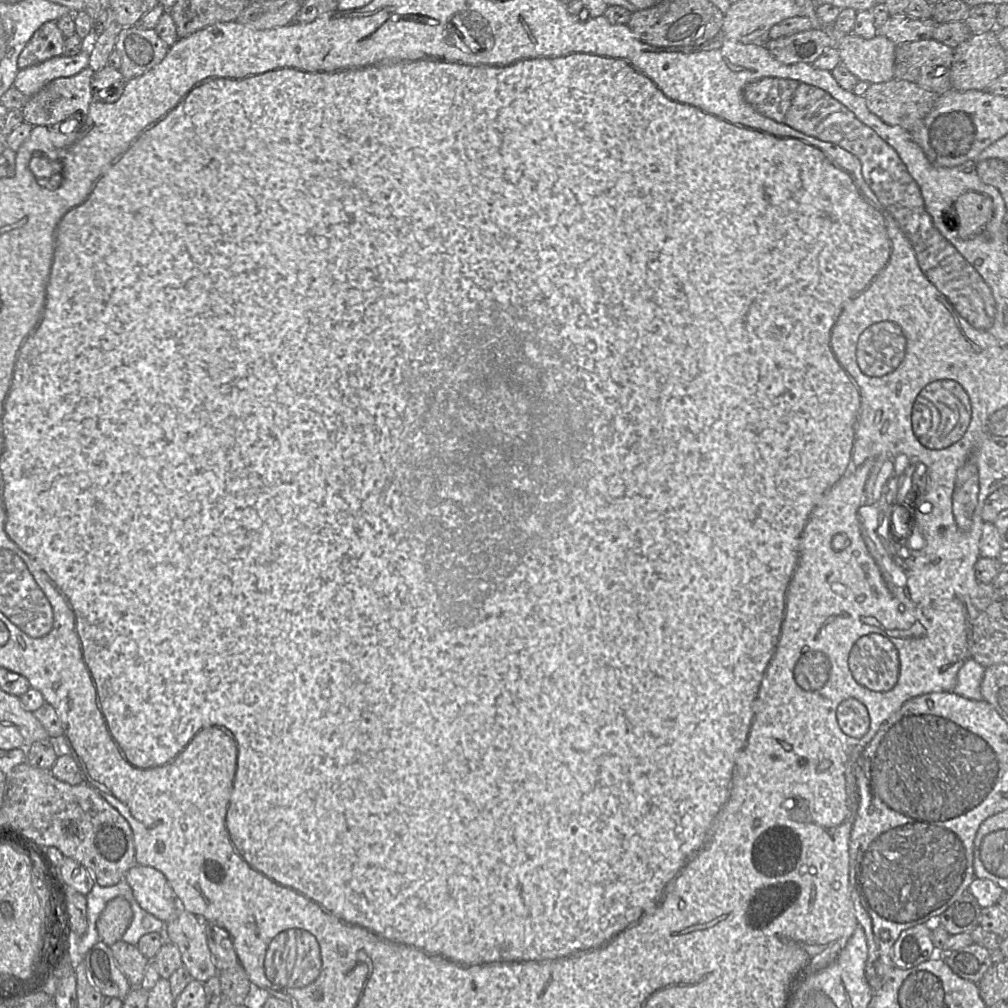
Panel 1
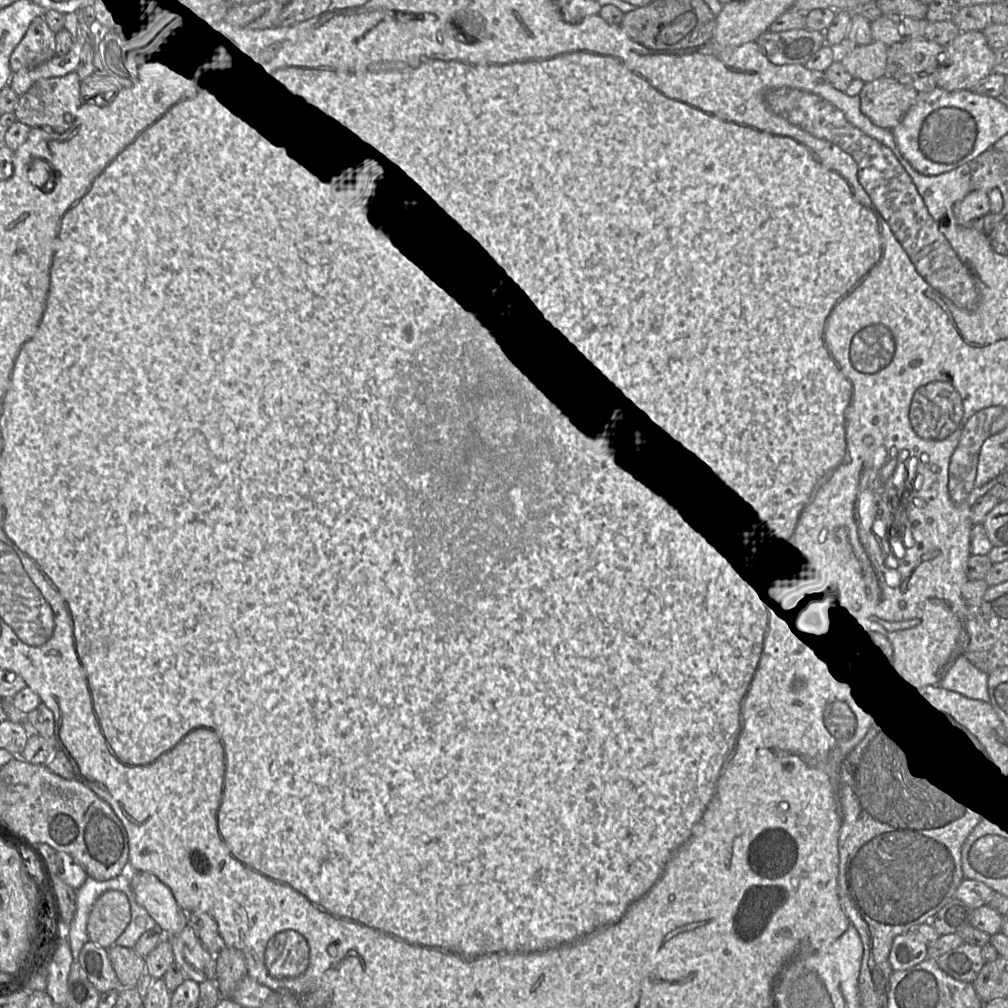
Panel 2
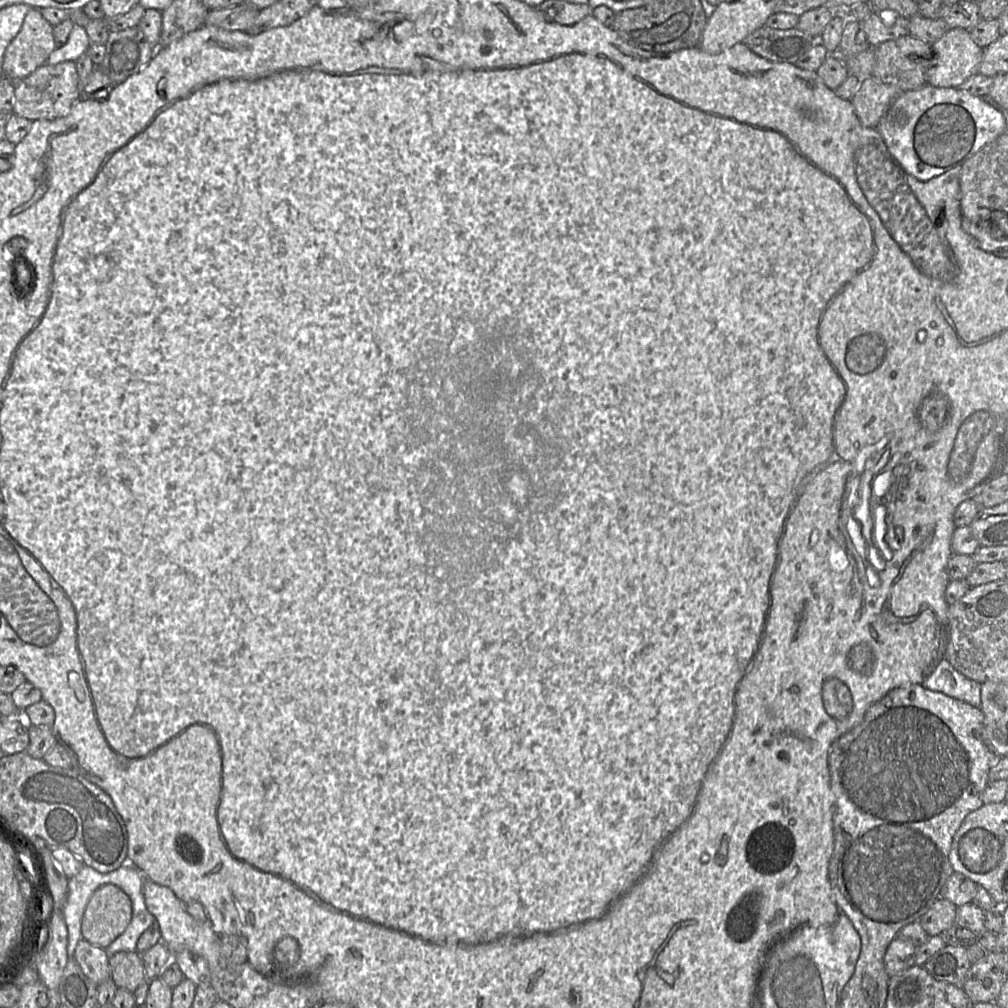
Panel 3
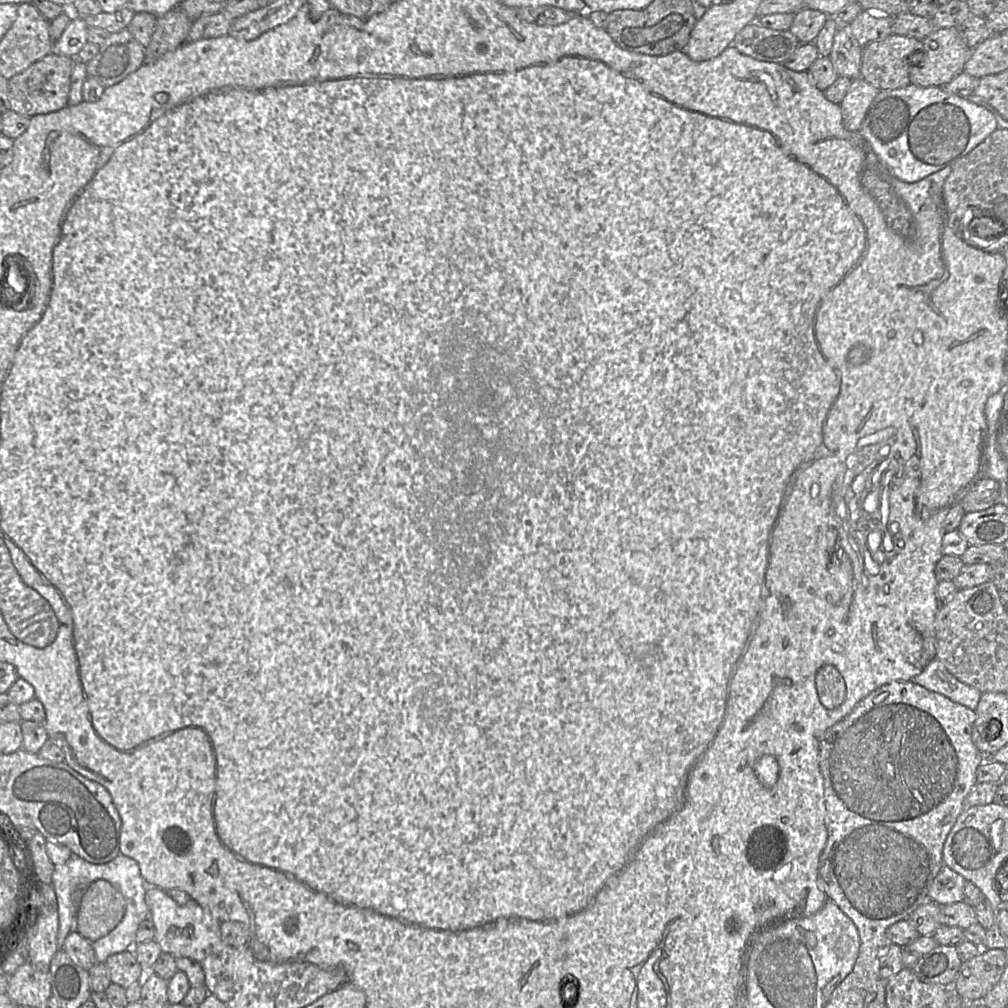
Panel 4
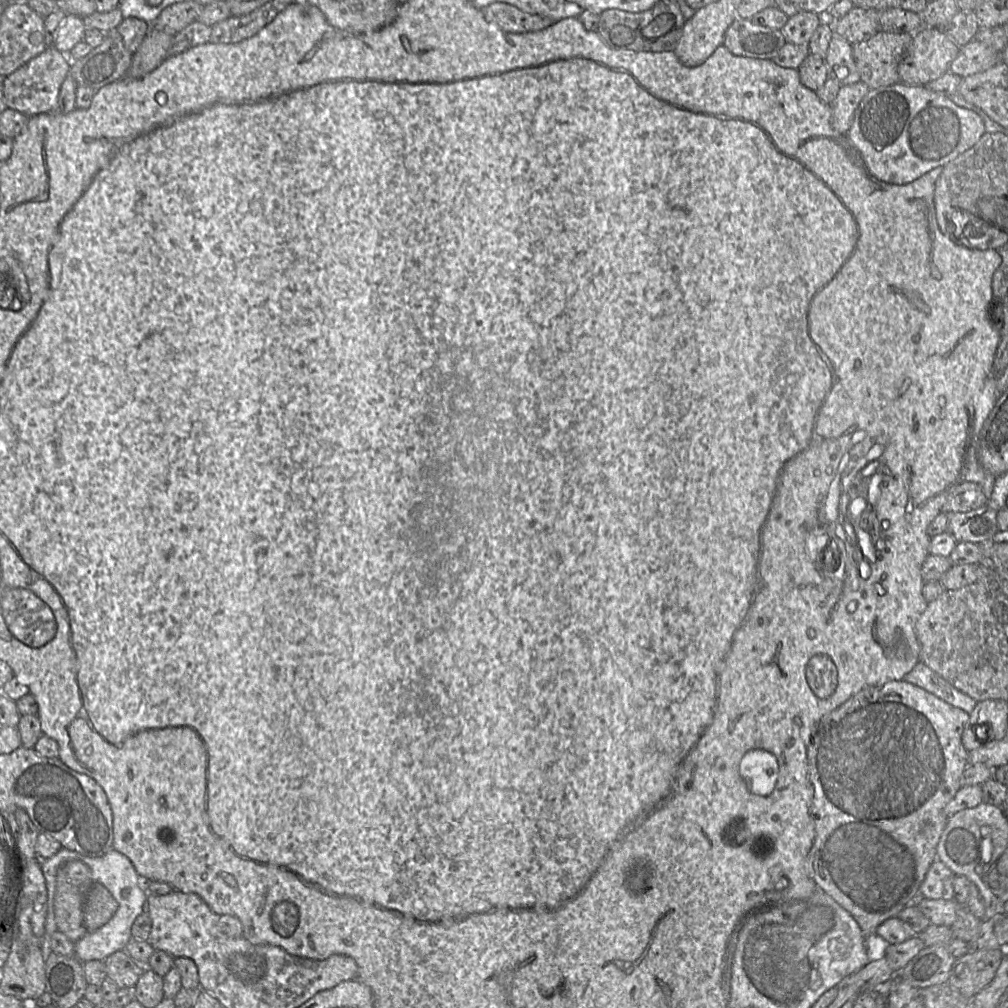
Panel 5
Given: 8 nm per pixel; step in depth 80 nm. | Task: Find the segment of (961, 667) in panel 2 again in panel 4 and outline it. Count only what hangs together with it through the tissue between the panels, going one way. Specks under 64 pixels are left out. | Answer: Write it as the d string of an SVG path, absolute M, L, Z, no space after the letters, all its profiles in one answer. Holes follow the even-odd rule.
M934 658L923 671L911 679L924 688L942 694L952 700L975 711L982 693L954 677L944 664Z

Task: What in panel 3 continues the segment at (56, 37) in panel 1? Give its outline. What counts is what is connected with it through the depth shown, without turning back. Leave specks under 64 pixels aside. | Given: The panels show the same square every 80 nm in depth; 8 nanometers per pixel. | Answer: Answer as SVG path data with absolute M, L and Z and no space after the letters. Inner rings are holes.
M31 7L19 33L5 50L4 77L19 81L44 65L56 48L53 28L39 9Z

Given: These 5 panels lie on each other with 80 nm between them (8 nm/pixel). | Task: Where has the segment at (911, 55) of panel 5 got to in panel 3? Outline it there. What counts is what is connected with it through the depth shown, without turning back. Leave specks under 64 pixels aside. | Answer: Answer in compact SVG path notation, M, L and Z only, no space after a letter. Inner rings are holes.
M951 28L931 46L933 58L926 71L926 84L934 87L958 88L967 78L978 73L983 49L972 40L967 29Z

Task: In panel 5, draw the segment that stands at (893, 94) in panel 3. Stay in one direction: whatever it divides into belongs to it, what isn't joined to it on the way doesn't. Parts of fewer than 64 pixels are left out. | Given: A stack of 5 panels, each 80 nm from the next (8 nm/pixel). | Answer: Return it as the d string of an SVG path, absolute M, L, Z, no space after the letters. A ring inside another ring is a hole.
M858 81L840 88L831 106L831 126L839 134L847 134L853 121L854 112L870 88Z

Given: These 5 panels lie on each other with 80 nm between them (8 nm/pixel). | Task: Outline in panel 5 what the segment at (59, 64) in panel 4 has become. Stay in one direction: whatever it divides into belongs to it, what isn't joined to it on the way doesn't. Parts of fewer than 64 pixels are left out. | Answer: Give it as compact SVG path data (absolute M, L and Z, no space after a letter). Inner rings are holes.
M50 44L38 56L3 78L3 93L7 108L28 117L56 111L60 88L70 72L70 68L69 57Z

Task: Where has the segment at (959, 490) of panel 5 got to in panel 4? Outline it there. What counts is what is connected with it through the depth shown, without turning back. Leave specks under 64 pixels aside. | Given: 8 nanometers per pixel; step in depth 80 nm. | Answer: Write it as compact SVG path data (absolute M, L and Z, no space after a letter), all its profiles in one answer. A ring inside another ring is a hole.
M977 478L967 489L959 504L965 513L987 509L999 503L1000 484L990 478Z

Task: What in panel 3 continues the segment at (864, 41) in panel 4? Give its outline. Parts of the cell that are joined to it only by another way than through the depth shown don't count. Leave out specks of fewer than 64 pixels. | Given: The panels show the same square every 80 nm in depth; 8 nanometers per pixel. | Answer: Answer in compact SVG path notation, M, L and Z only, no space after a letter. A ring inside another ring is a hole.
M892 10L872 12L861 25L871 48L909 35L909 20Z

